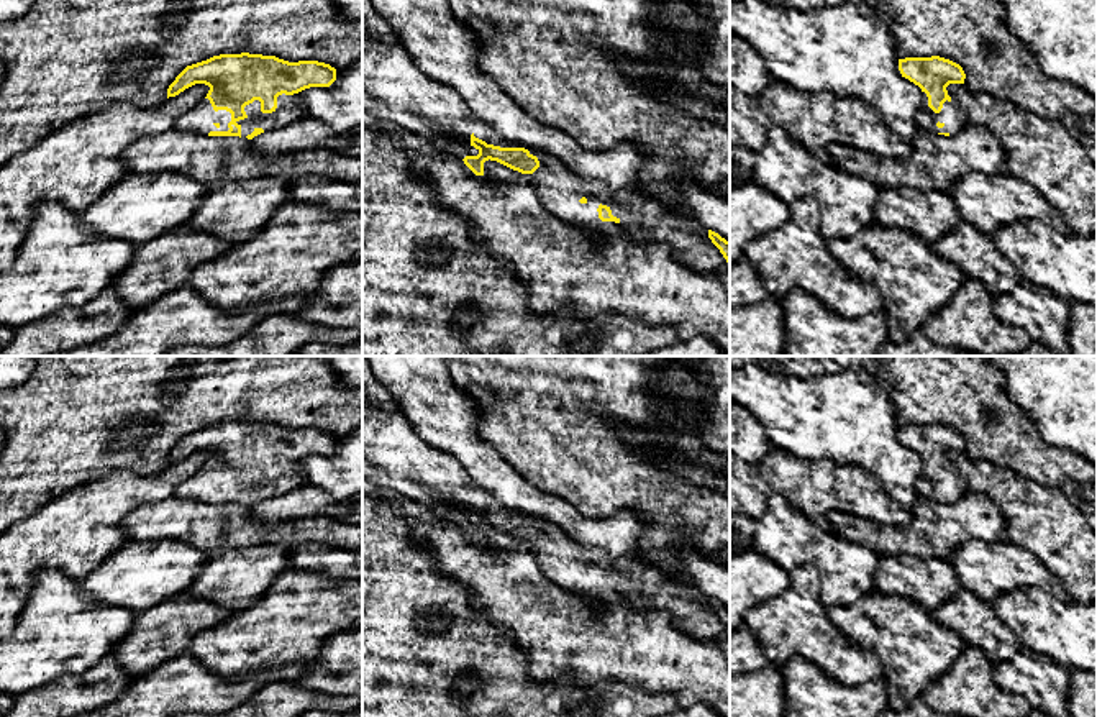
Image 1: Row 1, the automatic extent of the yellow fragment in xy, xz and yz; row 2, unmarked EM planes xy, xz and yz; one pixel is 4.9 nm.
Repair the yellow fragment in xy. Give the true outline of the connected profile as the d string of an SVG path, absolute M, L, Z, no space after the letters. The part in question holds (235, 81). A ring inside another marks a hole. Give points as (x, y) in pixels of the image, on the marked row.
M220 54L187 66L169 85L167 98L205 84L210 87L207 97L177 118L174 128L253 139L305 118L297 94L310 87L330 87L335 80L336 69L318 61Z

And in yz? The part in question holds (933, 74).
M940 56L905 57L899 59L899 71L923 92L917 113L920 128L949 136L967 123L964 112L946 90L949 84L964 84L966 74L959 64Z

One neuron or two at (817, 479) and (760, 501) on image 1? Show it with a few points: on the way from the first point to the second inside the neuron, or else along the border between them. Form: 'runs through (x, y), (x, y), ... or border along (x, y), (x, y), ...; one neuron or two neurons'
runs through (802, 479), (778, 479), (771, 486); one neuron

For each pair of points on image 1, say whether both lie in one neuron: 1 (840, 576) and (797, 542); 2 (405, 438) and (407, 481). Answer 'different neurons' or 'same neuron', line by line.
1: same neuron
2: same neuron

